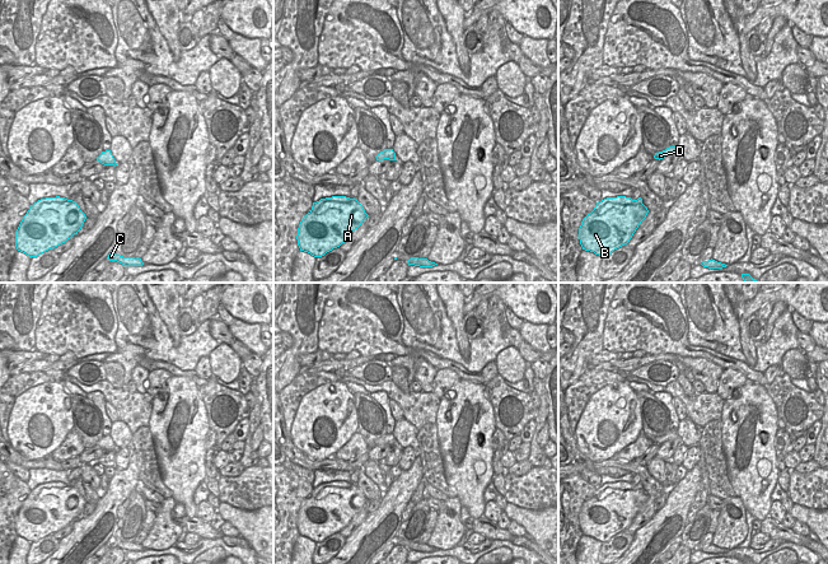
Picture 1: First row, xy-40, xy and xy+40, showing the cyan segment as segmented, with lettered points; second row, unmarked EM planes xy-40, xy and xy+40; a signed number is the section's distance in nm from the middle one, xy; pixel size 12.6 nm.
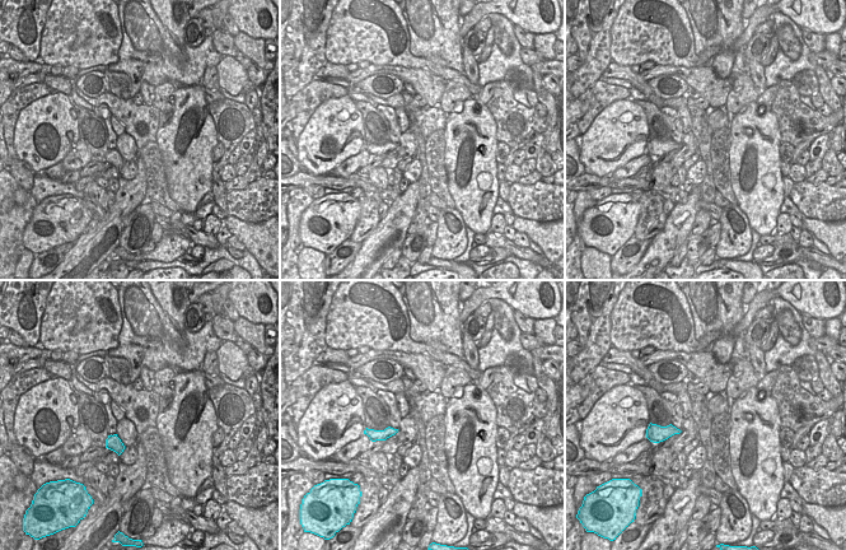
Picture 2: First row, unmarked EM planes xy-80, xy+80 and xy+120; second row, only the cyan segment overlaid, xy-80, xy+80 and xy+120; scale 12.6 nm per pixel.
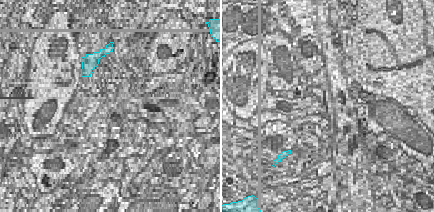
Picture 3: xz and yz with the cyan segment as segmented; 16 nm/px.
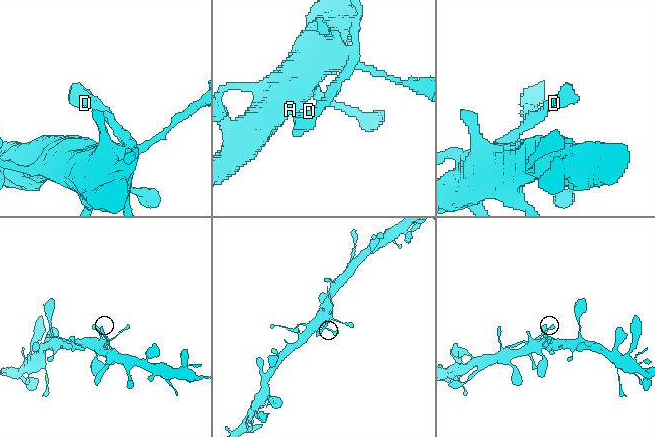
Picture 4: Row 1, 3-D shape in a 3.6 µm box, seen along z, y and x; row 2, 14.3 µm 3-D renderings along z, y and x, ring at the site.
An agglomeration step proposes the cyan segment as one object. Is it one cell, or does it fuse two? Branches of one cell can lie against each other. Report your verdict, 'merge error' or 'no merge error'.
no merge error

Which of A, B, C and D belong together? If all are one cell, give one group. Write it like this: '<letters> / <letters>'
A B C D

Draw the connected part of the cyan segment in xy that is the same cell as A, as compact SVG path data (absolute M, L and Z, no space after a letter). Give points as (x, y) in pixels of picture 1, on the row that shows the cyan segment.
M332 196L313 202L298 228L300 251L322 257L345 243L369 215L356 199Z

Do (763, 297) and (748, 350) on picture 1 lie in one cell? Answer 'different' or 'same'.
different

